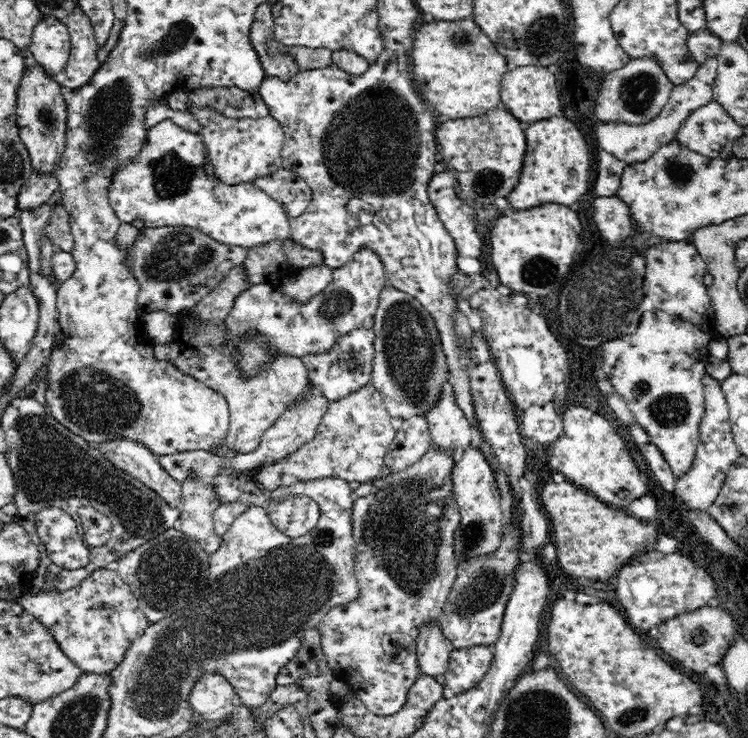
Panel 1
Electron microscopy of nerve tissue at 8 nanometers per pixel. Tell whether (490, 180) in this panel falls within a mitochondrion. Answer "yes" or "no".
yes

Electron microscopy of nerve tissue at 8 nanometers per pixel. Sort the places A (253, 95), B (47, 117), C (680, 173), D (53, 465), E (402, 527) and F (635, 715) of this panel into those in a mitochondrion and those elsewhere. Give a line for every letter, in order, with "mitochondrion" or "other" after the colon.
A: other
B: mitochondrion
C: mitochondrion
D: mitochondrion
E: mitochondrion
F: mitochondrion

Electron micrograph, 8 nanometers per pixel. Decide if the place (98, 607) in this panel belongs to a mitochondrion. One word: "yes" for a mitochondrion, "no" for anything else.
yes

